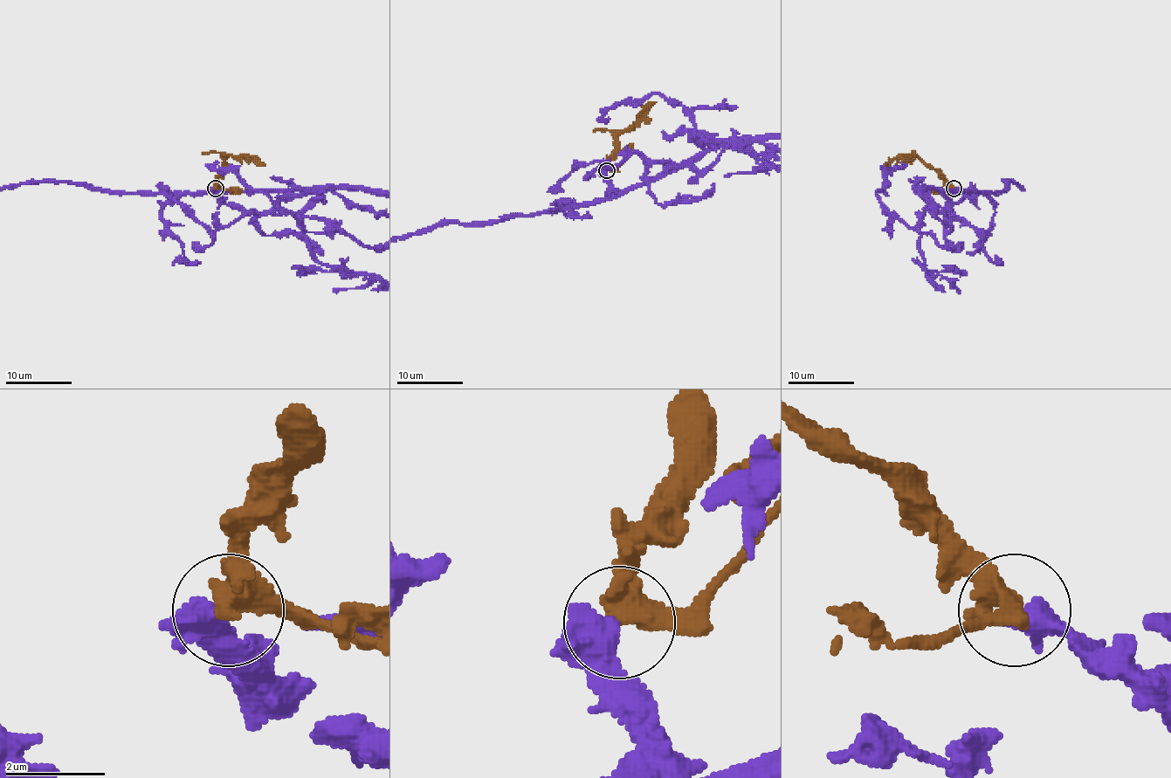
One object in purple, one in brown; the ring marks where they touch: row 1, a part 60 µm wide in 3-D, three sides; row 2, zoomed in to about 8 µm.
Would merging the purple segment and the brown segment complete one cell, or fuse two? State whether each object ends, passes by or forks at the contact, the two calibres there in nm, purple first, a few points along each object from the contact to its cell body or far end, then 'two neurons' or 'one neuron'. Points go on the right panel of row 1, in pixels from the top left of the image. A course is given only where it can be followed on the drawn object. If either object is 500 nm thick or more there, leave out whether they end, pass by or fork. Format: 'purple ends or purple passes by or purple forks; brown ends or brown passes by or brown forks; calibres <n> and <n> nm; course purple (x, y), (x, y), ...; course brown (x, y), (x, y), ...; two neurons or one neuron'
purple passes by; brown passes by; calibres 400 and 440 nm; course brown (954, 189), (917, 155), (898, 155), (885, 166); two neurons

